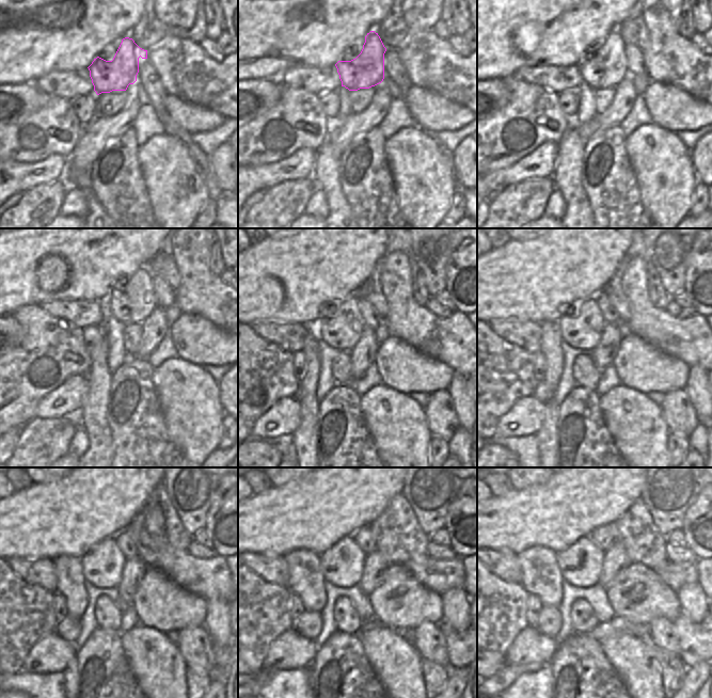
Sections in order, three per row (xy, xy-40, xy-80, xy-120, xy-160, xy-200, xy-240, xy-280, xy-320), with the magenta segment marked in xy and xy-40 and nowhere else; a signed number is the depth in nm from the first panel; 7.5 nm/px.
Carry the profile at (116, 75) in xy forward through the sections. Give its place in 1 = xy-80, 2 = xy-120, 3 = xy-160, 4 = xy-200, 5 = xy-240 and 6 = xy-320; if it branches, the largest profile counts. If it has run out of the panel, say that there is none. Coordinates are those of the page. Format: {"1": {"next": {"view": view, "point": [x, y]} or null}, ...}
{"1": {"next": {"view": "xy-80", "point": [607, 67]}}, "2": {"next": {"view": "xy-120", "point": [132, 304]}}, "3": {"next": {"view": "xy-160", "point": [344, 331]}}, "4": {"next": {"view": "xy-200", "point": [583, 330]}}, "5": {"next": {"view": "xy-240", "point": [103, 566]}}, "6": {"next": {"view": "xy-320", "point": [581, 565]}}}

